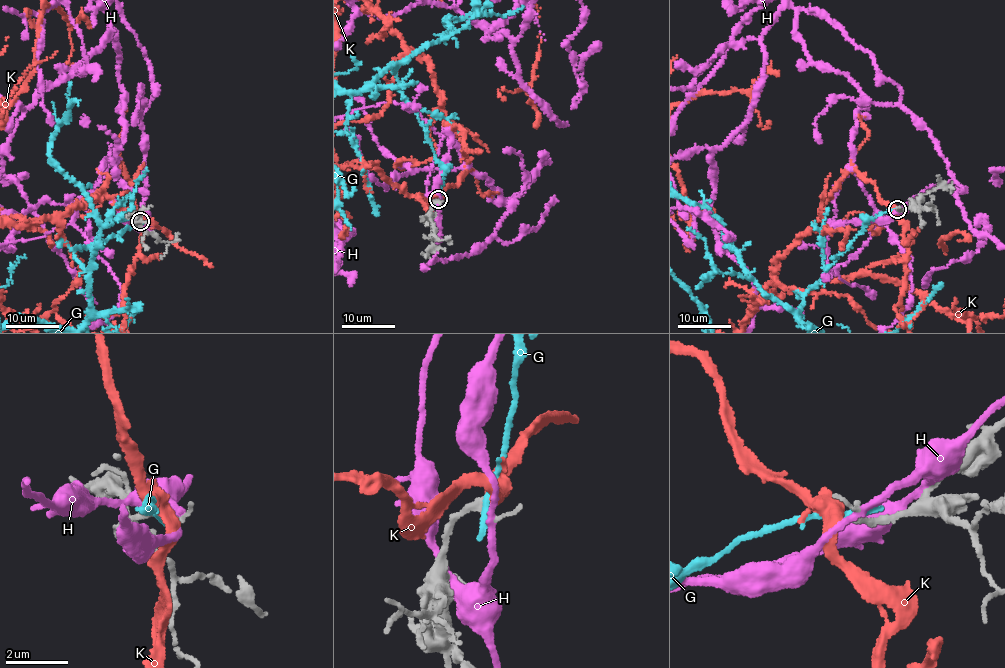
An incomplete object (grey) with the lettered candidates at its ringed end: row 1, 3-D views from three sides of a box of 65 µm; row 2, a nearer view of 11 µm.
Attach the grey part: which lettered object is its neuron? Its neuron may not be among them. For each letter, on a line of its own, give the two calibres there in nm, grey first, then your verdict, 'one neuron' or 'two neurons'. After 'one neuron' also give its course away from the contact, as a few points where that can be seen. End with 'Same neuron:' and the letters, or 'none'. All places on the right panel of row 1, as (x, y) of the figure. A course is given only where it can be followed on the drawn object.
G: 150 nm thick on the grey side, 240 nm on the other; two neurons
H: 160 nm thick on the grey side, 220 nm on the other; two neurons
K: 140 nm thick on the grey side, 360 nm on the other; two neurons
Same neuron: none

